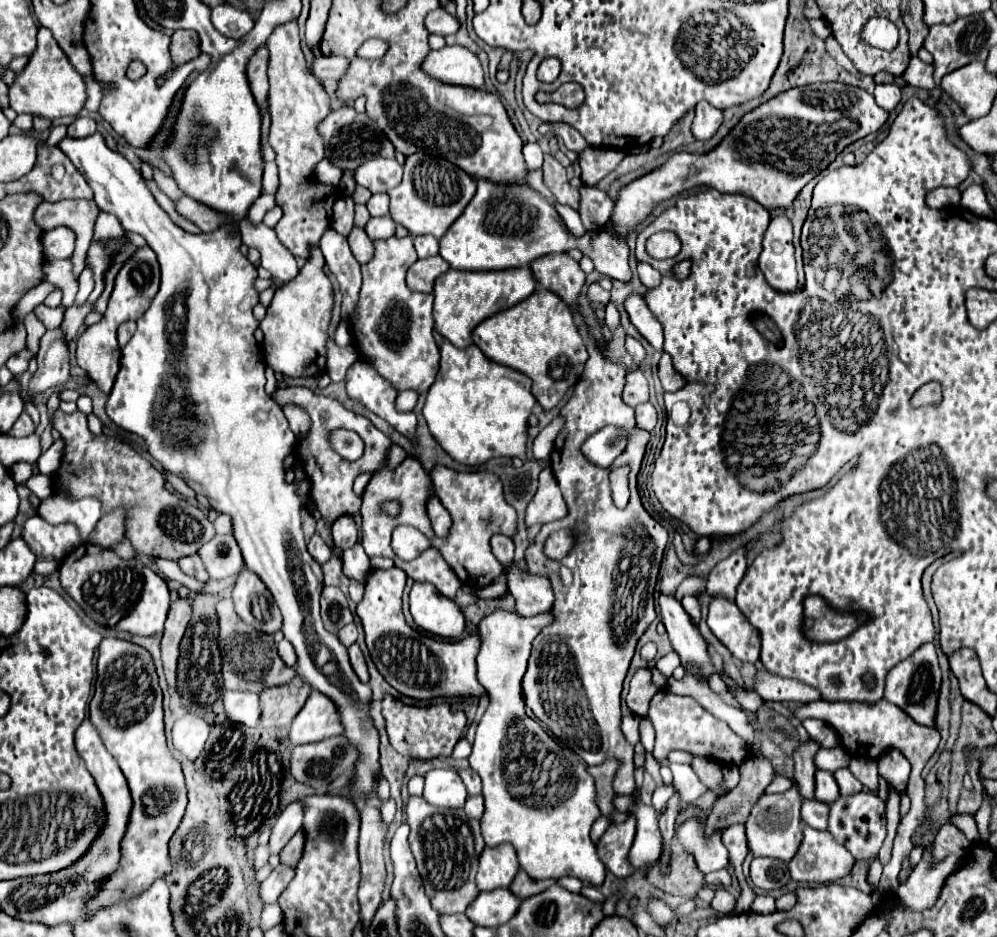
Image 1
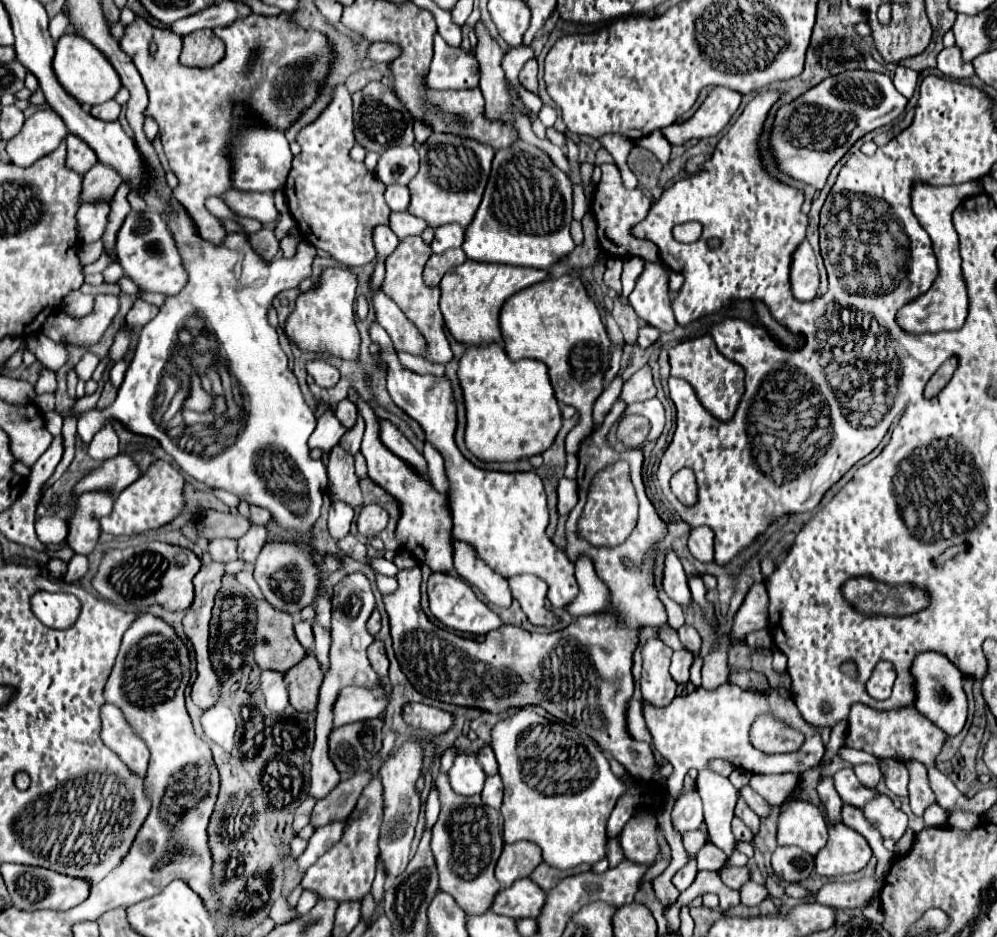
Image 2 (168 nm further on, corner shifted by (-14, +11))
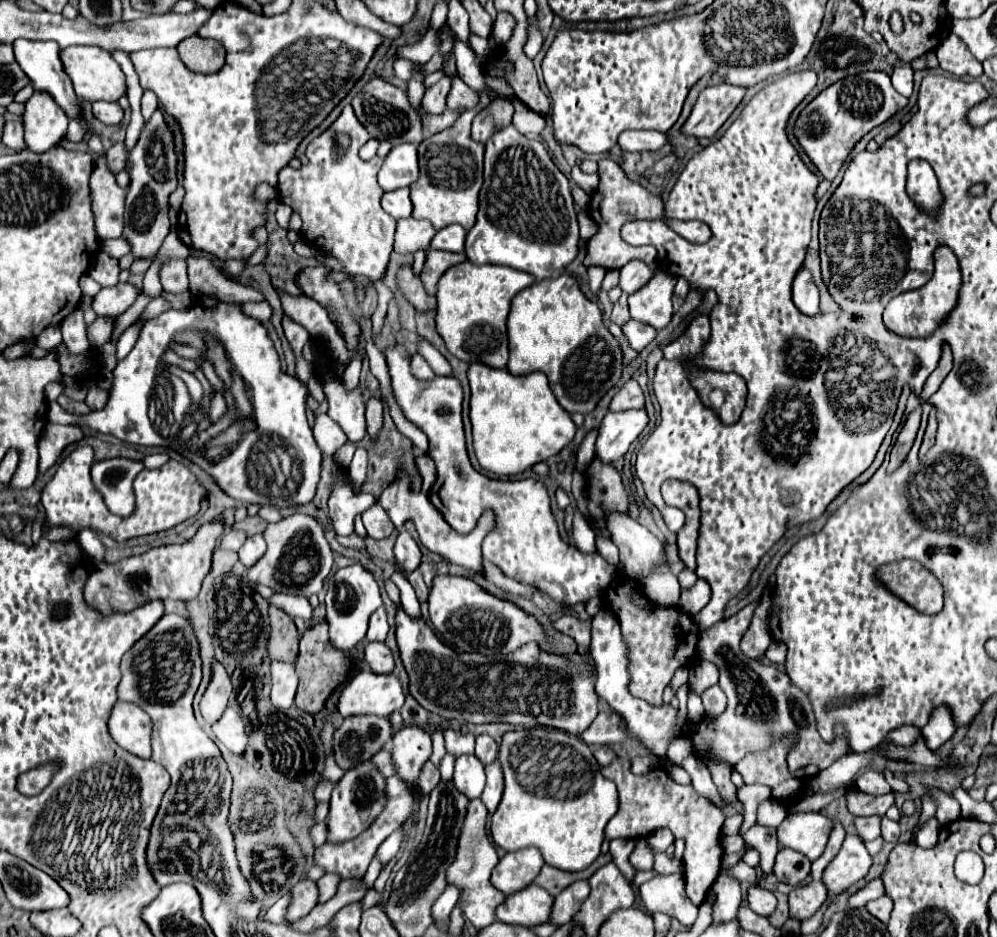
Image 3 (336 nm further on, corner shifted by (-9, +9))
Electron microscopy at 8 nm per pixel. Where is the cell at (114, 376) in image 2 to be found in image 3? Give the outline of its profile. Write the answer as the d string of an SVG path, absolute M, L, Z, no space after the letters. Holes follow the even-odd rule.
M143 321L133 323L131 327L127 327L127 329L121 333L121 337L119 337L119 341L117 341L117 359L123 359L123 357L133 349L133 345L135 345L135 341L137 341L137 337L139 337L141 327L143 327Z

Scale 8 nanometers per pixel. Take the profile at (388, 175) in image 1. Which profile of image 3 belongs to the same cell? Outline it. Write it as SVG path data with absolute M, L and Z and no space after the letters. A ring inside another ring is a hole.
M401 143L393 147L379 171L379 185L383 191L409 187L419 177L417 145Z

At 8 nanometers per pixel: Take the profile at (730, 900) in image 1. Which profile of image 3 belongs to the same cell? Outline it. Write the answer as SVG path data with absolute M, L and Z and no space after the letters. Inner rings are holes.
M755 885L755 887L749 887L747 899L749 899L749 907L751 907L757 915L761 915L761 917L769 917L769 915L773 915L775 909L777 909L777 899L775 899L775 895L773 895L771 891L767 891L767 889L757 887L757 885Z

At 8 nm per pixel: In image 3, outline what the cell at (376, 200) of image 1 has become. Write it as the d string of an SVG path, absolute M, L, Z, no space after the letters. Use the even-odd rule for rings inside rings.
M407 187L385 193L381 205L383 205L383 209L385 209L391 217L395 217L395 219L411 217L411 211L413 211L413 205L411 205L409 189L407 189Z

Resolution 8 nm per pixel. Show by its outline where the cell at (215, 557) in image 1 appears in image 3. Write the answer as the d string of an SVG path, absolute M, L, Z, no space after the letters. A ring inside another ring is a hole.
M253 535L245 541L245 545L239 549L239 561L245 565L245 567L253 567L263 555L265 555L265 539L263 535Z

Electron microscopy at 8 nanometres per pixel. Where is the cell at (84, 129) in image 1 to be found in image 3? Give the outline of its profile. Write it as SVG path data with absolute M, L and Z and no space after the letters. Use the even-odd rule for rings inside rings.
M97 101L93 103L93 115L105 125L119 125L123 119L123 109L119 103L107 103L107 101Z

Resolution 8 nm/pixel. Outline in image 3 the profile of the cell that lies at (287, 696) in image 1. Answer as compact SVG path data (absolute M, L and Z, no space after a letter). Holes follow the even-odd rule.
M321 621L321 623L309 627L303 633L301 645L299 645L299 657L297 657L297 665L295 665L297 675L299 675L299 689L297 689L295 703L299 709L303 709L307 713L323 711L325 697L329 697L329 693L333 693L333 689L337 689L337 685L347 683L345 677L349 677L349 669L353 669L353 665L357 665L357 661L353 661L353 657L345 657L345 653L341 653L339 649L333 649L327 629L329 629L327 621Z

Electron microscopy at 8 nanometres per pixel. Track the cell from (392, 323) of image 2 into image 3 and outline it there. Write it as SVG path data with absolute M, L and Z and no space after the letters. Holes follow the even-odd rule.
M421 339L421 343L419 343L419 353L429 361L431 369L435 371L435 375L451 375L451 365L449 365L449 361L447 361L429 341Z

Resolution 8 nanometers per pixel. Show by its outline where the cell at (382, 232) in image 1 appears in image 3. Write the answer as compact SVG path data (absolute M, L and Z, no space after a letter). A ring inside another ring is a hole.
M399 219L397 233L395 233L395 251L401 255L413 255L419 249L427 249L431 239L435 237L435 229L431 221L419 219Z

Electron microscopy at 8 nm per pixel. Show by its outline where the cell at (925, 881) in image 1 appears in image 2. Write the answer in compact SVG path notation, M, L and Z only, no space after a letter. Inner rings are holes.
M964 811L952 813L952 815L948 817L948 825L950 825L950 827L954 827L954 829L958 829L958 831L966 831L966 833L974 831L974 829L978 827L978 823L980 823L980 817L978 817L978 815L964 813Z

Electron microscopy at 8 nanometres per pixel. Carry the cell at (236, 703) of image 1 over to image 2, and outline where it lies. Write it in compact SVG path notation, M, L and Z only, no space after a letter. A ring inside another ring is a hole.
M262 671L260 675L260 691L264 693L266 707L274 713L282 713L288 707L288 691L282 681L282 673Z

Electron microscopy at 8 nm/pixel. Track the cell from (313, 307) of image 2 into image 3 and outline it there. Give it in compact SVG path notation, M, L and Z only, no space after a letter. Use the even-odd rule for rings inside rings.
M371 397L367 401L367 425L369 425L369 429L367 429L369 437L373 441L377 441L377 435L381 431L381 427L383 427L383 403L379 399L375 399L375 397Z

